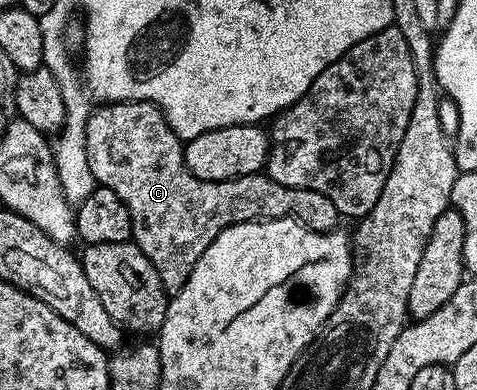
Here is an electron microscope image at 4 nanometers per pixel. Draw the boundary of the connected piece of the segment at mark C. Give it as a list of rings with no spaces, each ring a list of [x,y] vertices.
[[[114,101],[93,108],[84,128],[84,146],[92,180],[105,185],[126,203],[132,220],[132,241],[158,271],[164,292],[179,293],[190,279],[202,251],[223,229],[243,221],[291,217],[319,233],[331,233],[342,214],[318,191],[282,187],[263,172],[229,181],[198,179],[184,162],[185,142],[168,125],[164,110],[153,101]]]

